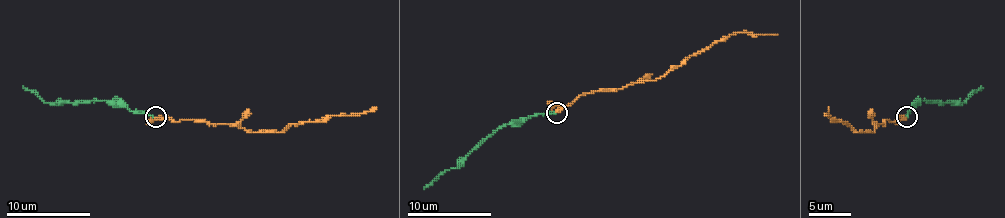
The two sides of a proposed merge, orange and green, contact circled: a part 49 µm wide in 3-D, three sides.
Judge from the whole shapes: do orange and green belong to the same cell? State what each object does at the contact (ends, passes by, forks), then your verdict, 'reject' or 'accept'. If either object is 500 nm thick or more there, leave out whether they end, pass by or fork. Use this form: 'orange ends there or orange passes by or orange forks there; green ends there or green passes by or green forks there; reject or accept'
orange passes by; green ends there; accept

